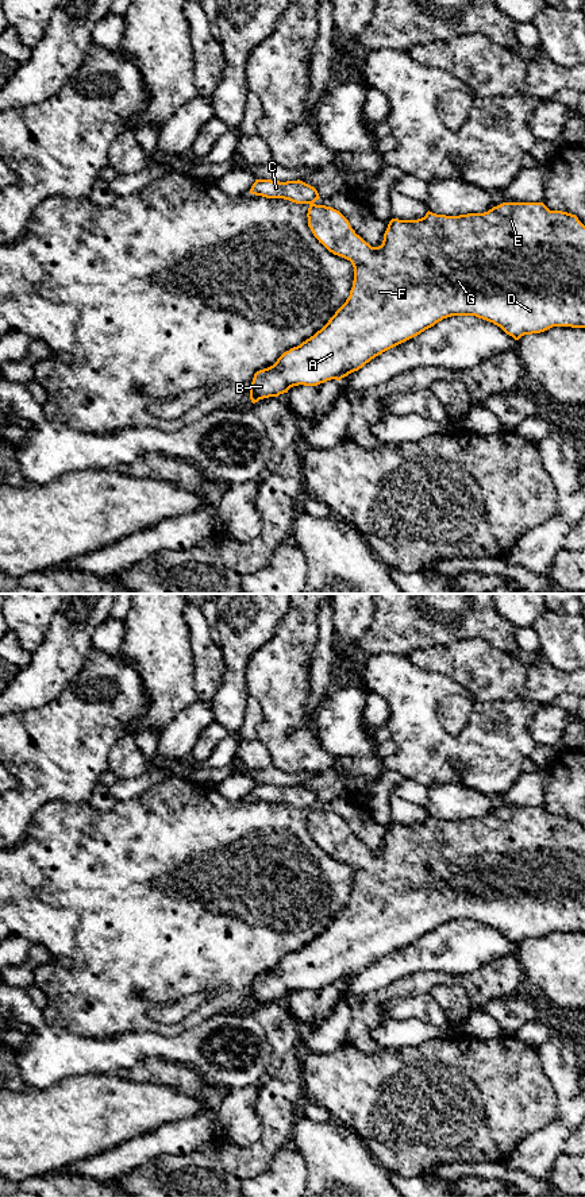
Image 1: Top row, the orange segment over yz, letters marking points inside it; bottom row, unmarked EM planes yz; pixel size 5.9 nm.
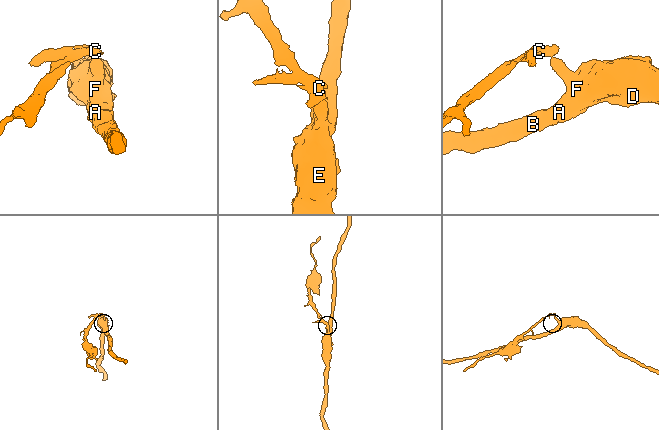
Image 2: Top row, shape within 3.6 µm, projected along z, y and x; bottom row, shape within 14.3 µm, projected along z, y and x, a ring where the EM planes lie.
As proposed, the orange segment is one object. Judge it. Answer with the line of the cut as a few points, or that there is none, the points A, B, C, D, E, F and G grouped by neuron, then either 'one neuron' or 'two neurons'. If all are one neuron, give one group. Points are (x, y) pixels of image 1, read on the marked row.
cut yz (312, 203), (310, 205); groups A B D E F G / C; two neurons

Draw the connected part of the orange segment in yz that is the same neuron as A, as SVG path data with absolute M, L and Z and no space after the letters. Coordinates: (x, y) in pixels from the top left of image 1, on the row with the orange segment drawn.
M503 202L484 213L467 213L459 216L436 215L428 211L424 217L417 220L392 219L384 233L382 244L378 247L372 247L366 243L355 233L349 220L339 211L331 206L312 204L308 208L307 217L308 227L319 243L322 243L334 255L351 262L354 267L353 287L346 302L320 331L300 345L284 352L273 366L254 374L250 385L250 399L253 403L263 398L278 397L280 394L288 393L293 386L317 386L331 379L340 381L349 374L362 368L382 352L420 335L436 323L451 316L476 316L486 320L500 327L515 340L519 340L524 335L544 332L553 327L585 328L585 225L576 215L562 211L550 211L543 202Z

